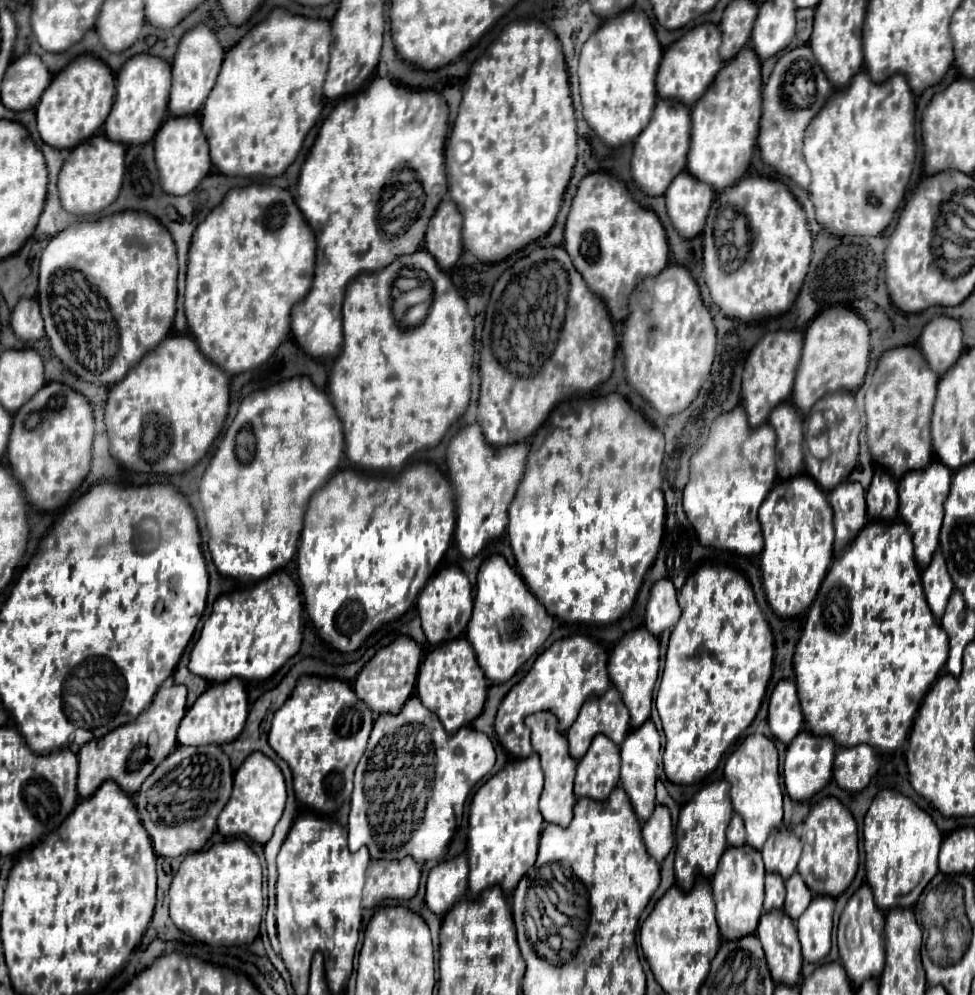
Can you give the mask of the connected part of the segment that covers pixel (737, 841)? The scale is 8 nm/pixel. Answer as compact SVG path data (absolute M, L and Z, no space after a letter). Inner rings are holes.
M735 814L727 826L727 842L729 846L743 846L745 844L745 828L739 814Z

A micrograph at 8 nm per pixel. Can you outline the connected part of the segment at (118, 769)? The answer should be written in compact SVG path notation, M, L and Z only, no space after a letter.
M161 686L151 706L135 722L115 728L101 740L87 742L79 750L79 796L89 798L105 780L117 782L125 794L135 794L145 782L145 778L151 774L151 770L155 770L155 766L159 766L159 762L163 762L163 758L167 758L167 754L171 754L177 748L177 728L187 710L185 698L185 686Z

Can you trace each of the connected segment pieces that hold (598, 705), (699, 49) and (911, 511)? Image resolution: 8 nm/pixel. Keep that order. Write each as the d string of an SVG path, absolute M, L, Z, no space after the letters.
M609 688L601 698L589 698L575 724L567 730L569 754L573 760L583 758L591 740L597 734L605 734L617 746L629 732L629 710L621 702L621 694L615 688Z
M701 24L689 30L681 40L671 44L663 54L657 72L655 86L659 98L671 98L683 102L685 106L693 106L715 80L719 66L723 66L723 60L719 58L719 46L721 46L721 34L715 24Z
M933 462L925 470L915 470L911 474L905 474L897 488L899 488L899 518L907 524L913 544L915 544L915 560L919 562L919 568L927 566L931 562L931 554L935 554L939 546L939 530L943 522L943 504L949 494L951 484L951 470L943 466L941 462Z

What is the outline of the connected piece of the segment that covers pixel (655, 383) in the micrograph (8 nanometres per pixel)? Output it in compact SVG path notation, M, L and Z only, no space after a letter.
M667 266L659 276L645 278L635 288L631 314L623 324L625 378L661 416L679 414L697 398L711 372L715 344L715 324L687 268Z

